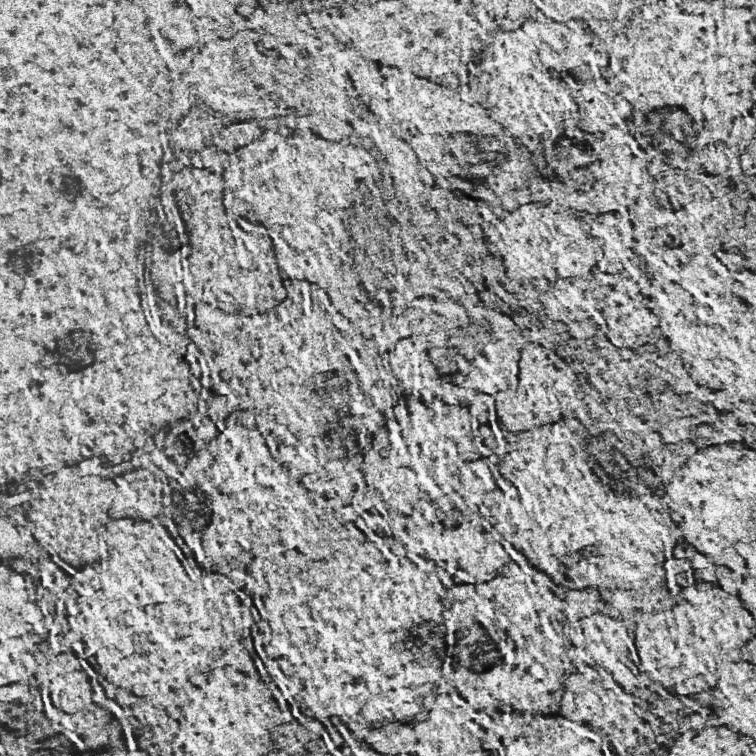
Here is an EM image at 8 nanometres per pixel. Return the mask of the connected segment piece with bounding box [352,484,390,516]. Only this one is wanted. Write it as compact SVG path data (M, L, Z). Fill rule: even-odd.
M360 484L354 492L354 498L352 498L352 506L362 514L362 512L368 512L368 514L374 514L374 516L384 516L390 508L386 502L382 502L378 496L374 496L366 484Z

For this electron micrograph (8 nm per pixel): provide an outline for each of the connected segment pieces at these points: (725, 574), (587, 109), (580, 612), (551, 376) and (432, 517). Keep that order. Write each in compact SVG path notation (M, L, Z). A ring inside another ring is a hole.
M720 566L720 576L718 576L718 584L730 592L730 594L738 594L742 590L742 584L744 584L744 578L736 572L736 570L730 570L726 566Z
M604 78L588 80L580 92L578 104L584 114L582 128L590 134L606 132L610 126L624 122L632 112L632 106L614 92Z
M594 588L570 590L566 594L564 602L566 602L566 616L570 622L576 622L586 616L594 616L594 614L602 612L602 608L604 608L602 592L594 590Z
M524 344L520 366L520 386L514 392L502 392L496 396L498 418L506 428L510 428L510 432L530 430L540 424L570 418L586 410L586 388L582 386L570 364L556 352L542 348L540 344Z
M450 494L440 502L418 502L414 512L408 516L408 528L402 536L410 560L430 558L444 562L454 574L456 582L466 584L488 584L494 576L510 562L506 548L496 540L496 536L484 526L482 518L468 508L458 494Z

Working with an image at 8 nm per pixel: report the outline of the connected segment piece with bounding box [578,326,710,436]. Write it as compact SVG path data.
M600 326L594 338L582 342L578 360L592 376L592 384L606 400L612 418L636 436L646 436L650 432L662 434L672 430L676 424L692 420L708 404L710 390L694 384L688 378L682 360L674 352L660 326L656 326L648 342L636 350L616 348L608 340L606 328Z

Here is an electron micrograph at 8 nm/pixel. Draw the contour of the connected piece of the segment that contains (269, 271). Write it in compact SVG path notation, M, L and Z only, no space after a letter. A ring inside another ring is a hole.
M186 166L176 172L176 176L160 194L156 216L150 226L150 246L152 284L160 292L170 292L182 306L206 302L228 314L256 316L276 308L288 294L290 284L278 264L278 252L272 236L264 226L252 224L250 220L232 216L224 210L222 176L216 172L202 172L194 166Z

